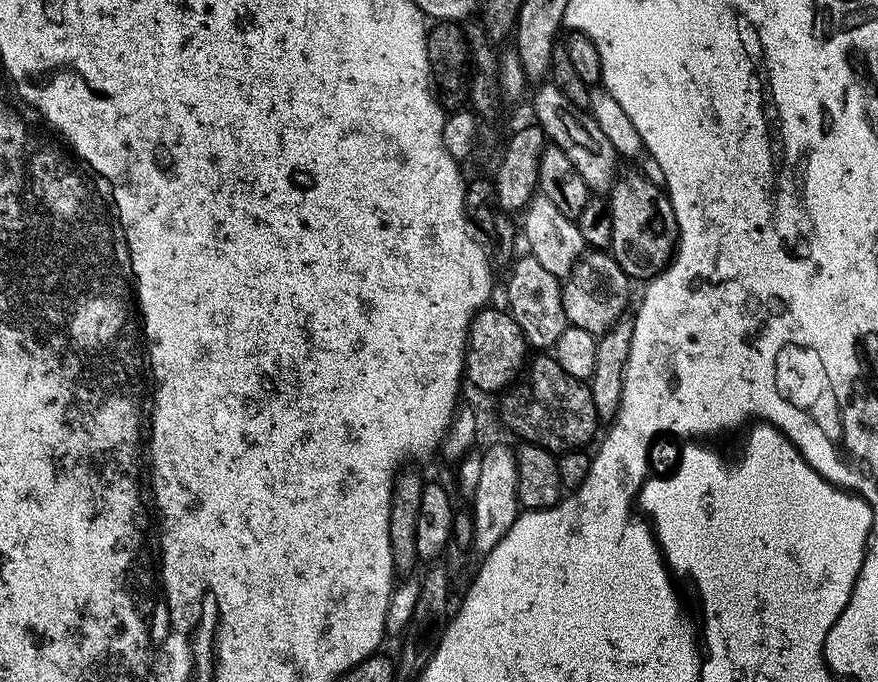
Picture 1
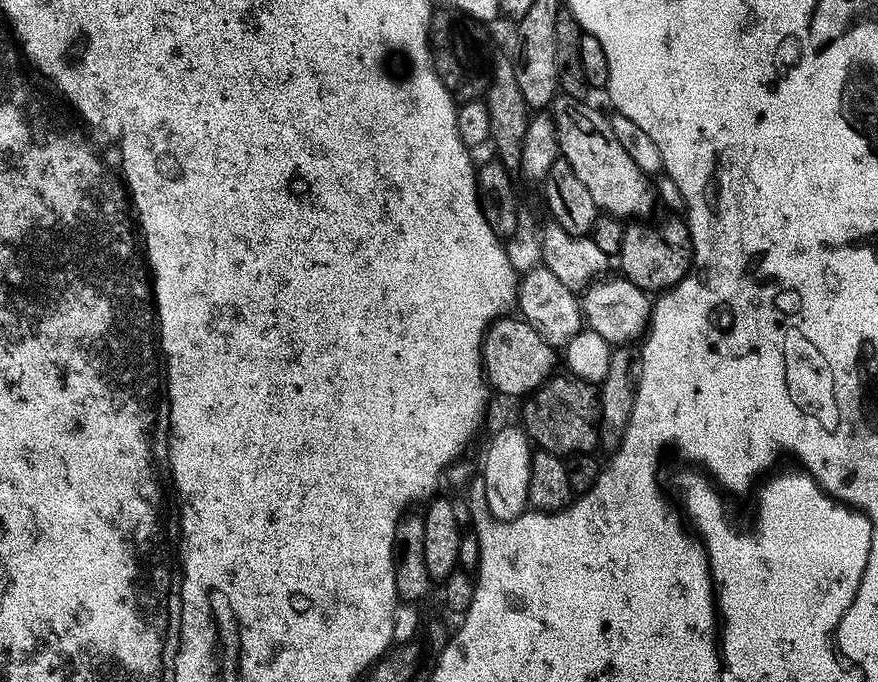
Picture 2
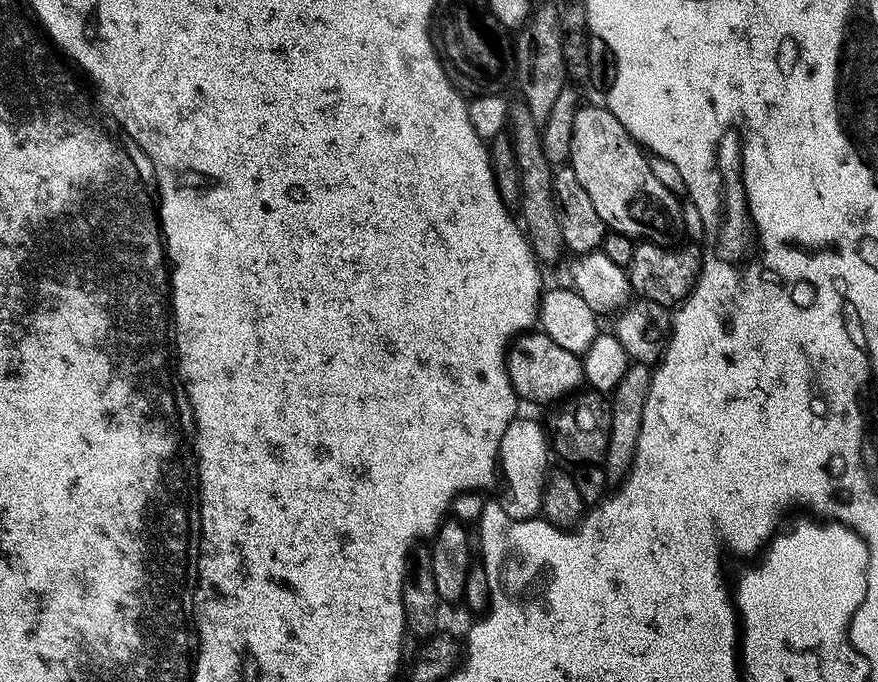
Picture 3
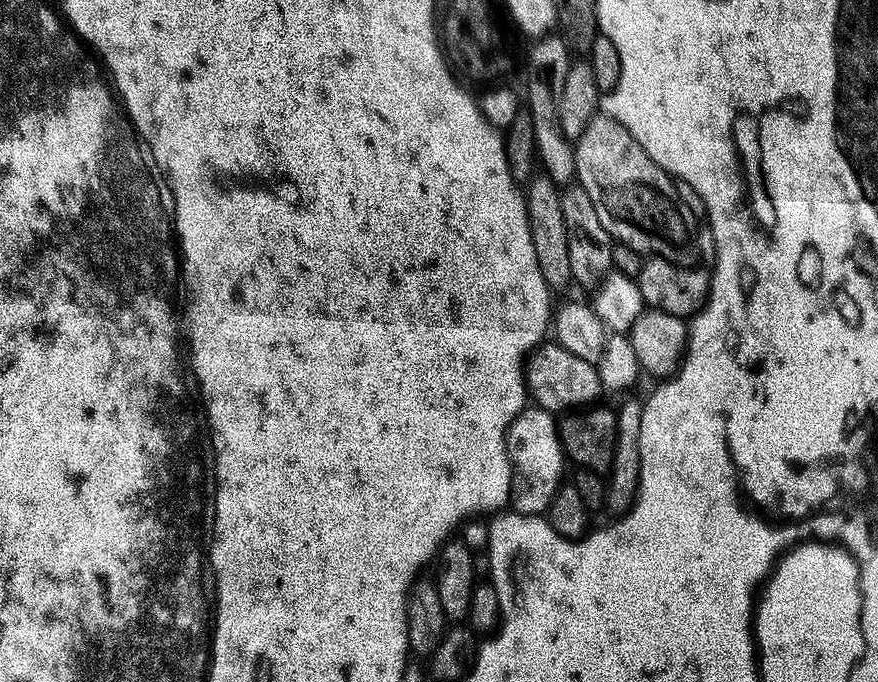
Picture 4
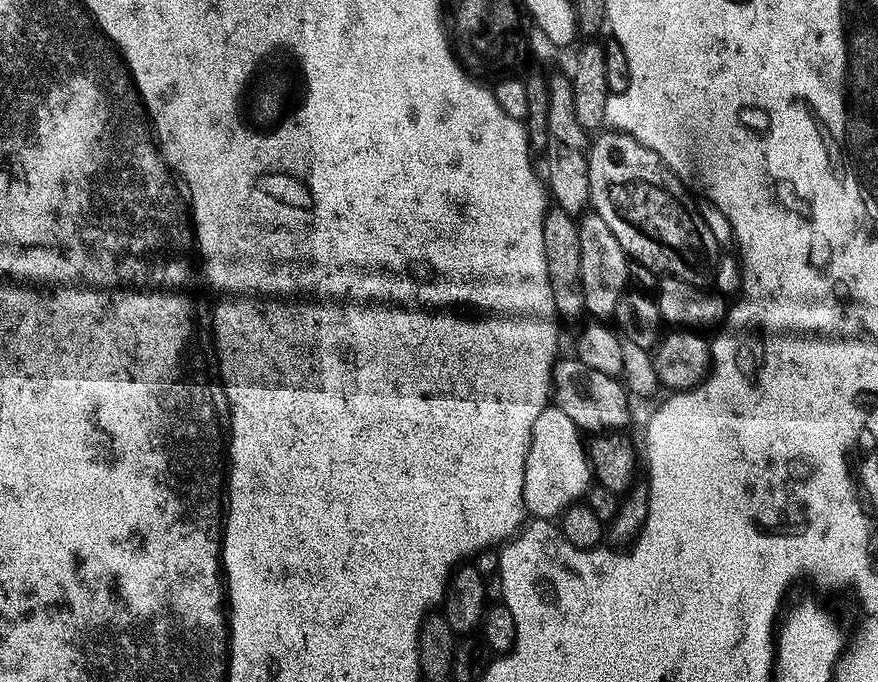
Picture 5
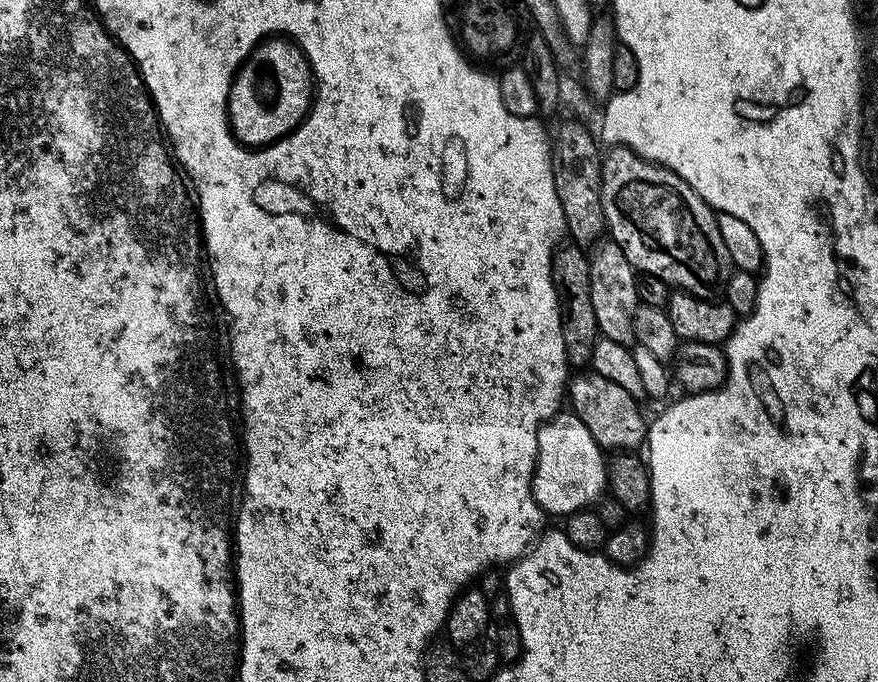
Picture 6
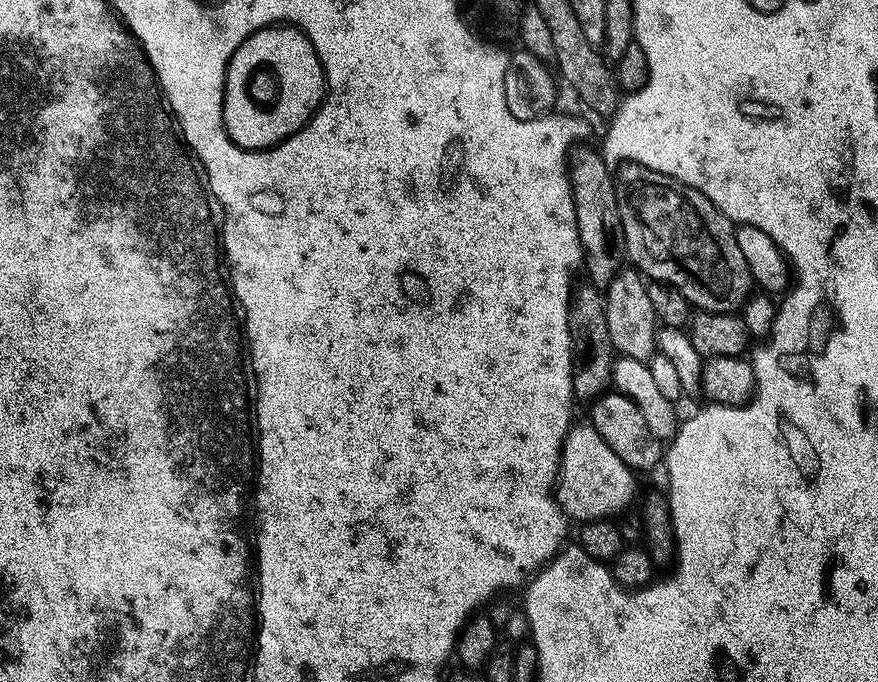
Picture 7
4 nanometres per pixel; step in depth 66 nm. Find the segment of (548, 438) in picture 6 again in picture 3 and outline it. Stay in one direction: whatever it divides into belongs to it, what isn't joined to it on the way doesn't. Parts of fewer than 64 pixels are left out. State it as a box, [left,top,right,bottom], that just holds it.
[498,418,550,522]

